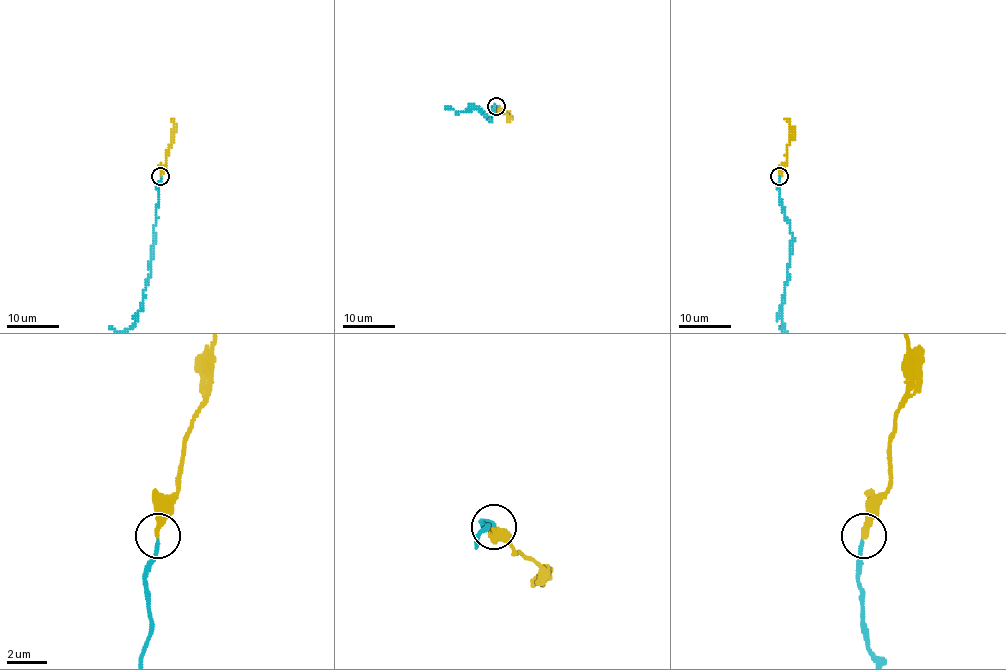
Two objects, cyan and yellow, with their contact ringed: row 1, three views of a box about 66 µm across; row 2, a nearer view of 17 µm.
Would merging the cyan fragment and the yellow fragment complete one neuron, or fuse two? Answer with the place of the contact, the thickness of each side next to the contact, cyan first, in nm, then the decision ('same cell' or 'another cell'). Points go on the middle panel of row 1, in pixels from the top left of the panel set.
(496, 106) | 190/300 nm | same cell

